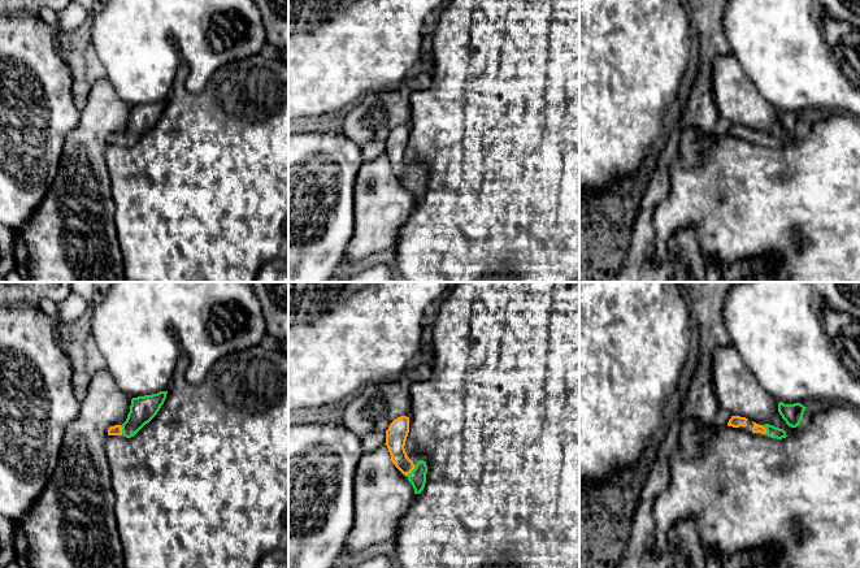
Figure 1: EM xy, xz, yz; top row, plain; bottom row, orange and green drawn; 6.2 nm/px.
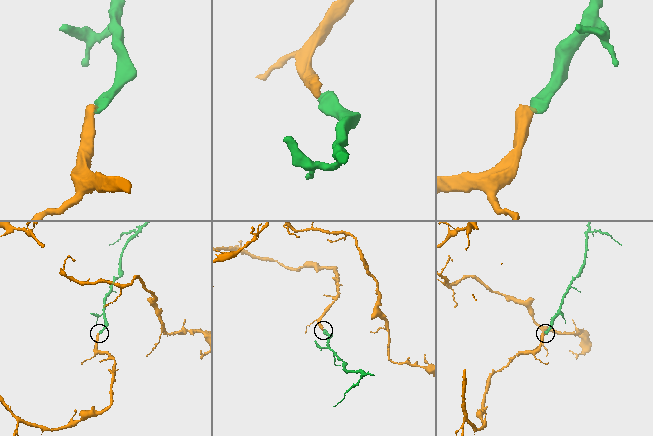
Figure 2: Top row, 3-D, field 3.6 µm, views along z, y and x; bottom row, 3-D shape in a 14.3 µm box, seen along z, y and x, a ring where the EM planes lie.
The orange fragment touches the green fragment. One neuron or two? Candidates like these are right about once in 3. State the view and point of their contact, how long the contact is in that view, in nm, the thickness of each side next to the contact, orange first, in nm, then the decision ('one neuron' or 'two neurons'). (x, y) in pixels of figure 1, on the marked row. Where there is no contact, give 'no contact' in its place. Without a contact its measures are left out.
xz (412, 469) | 90 nm | 130/110 nm | one neuron

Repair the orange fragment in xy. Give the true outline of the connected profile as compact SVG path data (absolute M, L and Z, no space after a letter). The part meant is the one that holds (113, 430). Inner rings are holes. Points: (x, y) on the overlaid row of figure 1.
M168 391L144 395L131 399L130 412L122 425L110 426L108 435L134 437L160 411L166 399Z

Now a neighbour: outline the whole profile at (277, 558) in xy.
M273 550L261 558L256 568L288 568L288 552Z

